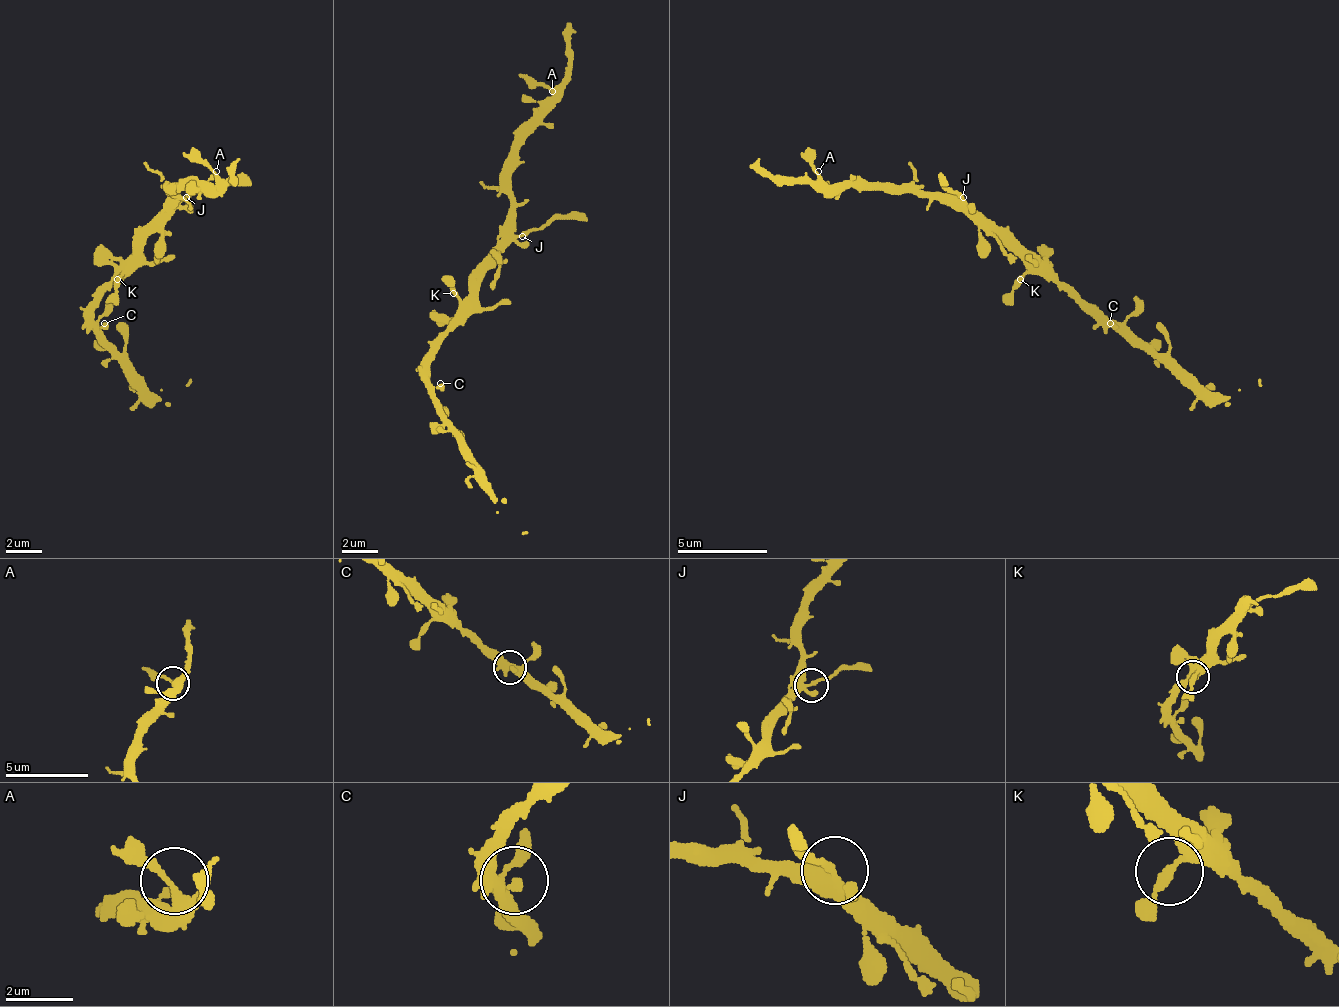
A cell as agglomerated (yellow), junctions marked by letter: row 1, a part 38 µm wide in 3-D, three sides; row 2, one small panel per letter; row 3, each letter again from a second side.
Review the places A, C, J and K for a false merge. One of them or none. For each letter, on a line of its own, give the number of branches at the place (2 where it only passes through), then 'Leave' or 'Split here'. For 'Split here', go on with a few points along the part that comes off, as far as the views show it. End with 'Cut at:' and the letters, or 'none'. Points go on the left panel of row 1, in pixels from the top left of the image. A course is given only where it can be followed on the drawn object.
A: Branches: 3. Leave
C: Branches: 3. Leave
J: Branches: 3. Split here. Course of the part to remove: (185, 198), (221, 184), (252, 180)
K: Branches: 2. Leave
Cut at: J

